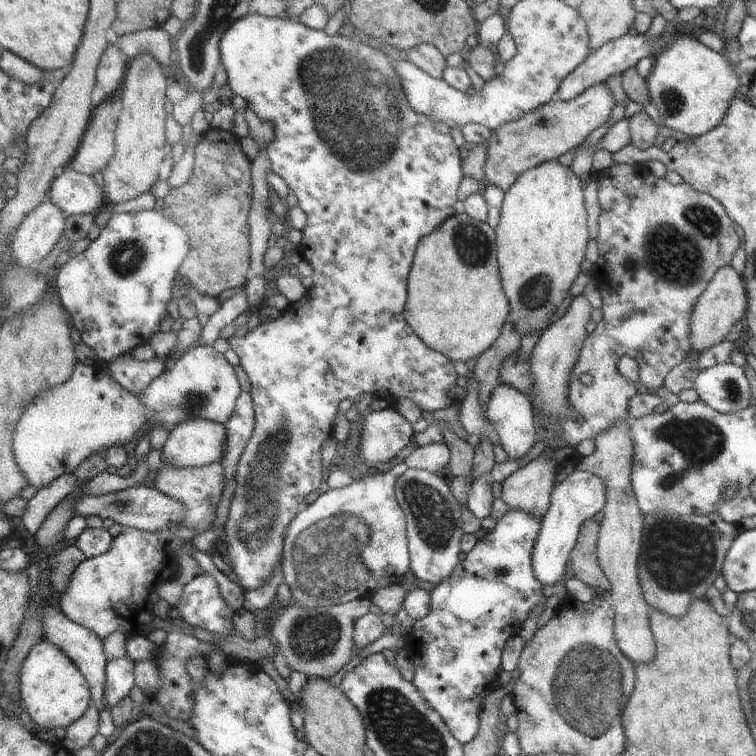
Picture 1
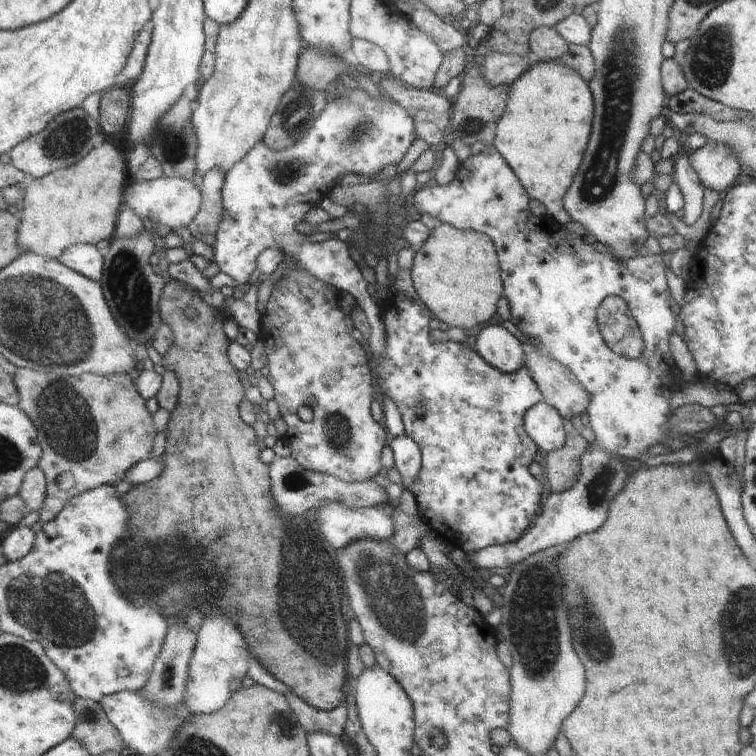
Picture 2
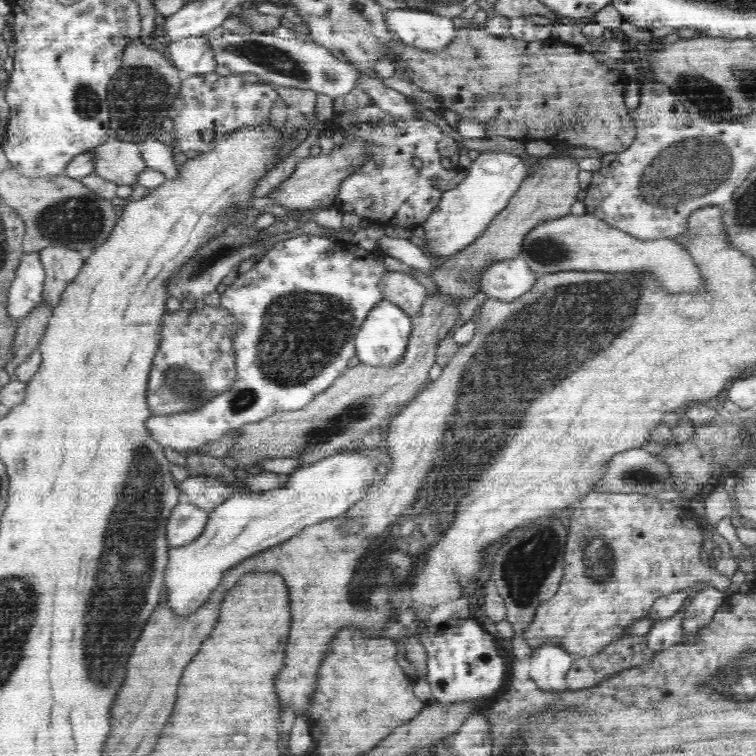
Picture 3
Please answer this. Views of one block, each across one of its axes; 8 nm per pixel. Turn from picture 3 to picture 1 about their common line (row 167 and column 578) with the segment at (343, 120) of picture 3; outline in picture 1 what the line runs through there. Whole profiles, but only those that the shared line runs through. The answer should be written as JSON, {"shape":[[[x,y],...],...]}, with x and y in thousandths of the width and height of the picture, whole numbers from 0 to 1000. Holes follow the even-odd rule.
{"shape":[[[841,216],[840,218],[829,217],[812,217],[812,220],[796,225],[791,230],[791,238],[794,247],[791,249],[791,267],[794,270],[795,282],[791,287],[791,312],[788,316],[791,325],[791,344],[784,352],[784,368],[790,372],[790,380],[794,384],[796,393],[796,413],[798,422],[791,429],[788,435],[783,440],[776,442],[776,450],[772,452],[771,460],[767,466],[767,471],[762,479],[755,493],[755,508],[751,508],[751,534],[754,540],[762,545],[762,554],[749,553],[741,558],[746,571],[741,574],[743,582],[751,585],[750,590],[754,593],[762,593],[761,590],[770,585],[770,582],[787,582],[788,578],[794,578],[794,574],[799,573],[799,569],[810,566],[812,561],[817,558],[825,558],[832,556],[831,534],[833,528],[844,520],[841,508],[833,503],[823,499],[817,493],[817,476],[821,471],[835,471],[845,481],[845,503],[844,508],[854,511],[858,519],[865,517],[865,513],[876,511],[878,508],[878,500],[894,481],[899,481],[907,468],[913,466],[913,418],[915,418],[915,410],[918,410],[918,402],[921,397],[926,394],[926,389],[934,384],[937,374],[942,370],[942,365],[947,362],[950,354],[963,352],[974,328],[976,328],[976,310],[971,304],[971,296],[968,296],[968,288],[960,280],[960,275],[955,269],[942,262],[942,258],[922,253],[919,247],[910,246],[910,243],[889,245],[881,237],[872,237],[862,228],[854,216]]]}

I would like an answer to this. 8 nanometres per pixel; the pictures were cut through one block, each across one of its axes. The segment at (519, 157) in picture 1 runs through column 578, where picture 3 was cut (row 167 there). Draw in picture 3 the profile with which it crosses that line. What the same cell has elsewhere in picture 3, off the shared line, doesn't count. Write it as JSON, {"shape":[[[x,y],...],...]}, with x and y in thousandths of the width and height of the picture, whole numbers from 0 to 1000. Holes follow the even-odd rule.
{"shape":[[[157,184],[140,185],[140,189],[119,197],[118,201],[123,204],[124,229],[146,241],[155,245],[177,243],[181,239],[181,233],[193,222],[190,208],[187,205],[187,193],[176,187],[159,187]]]}

